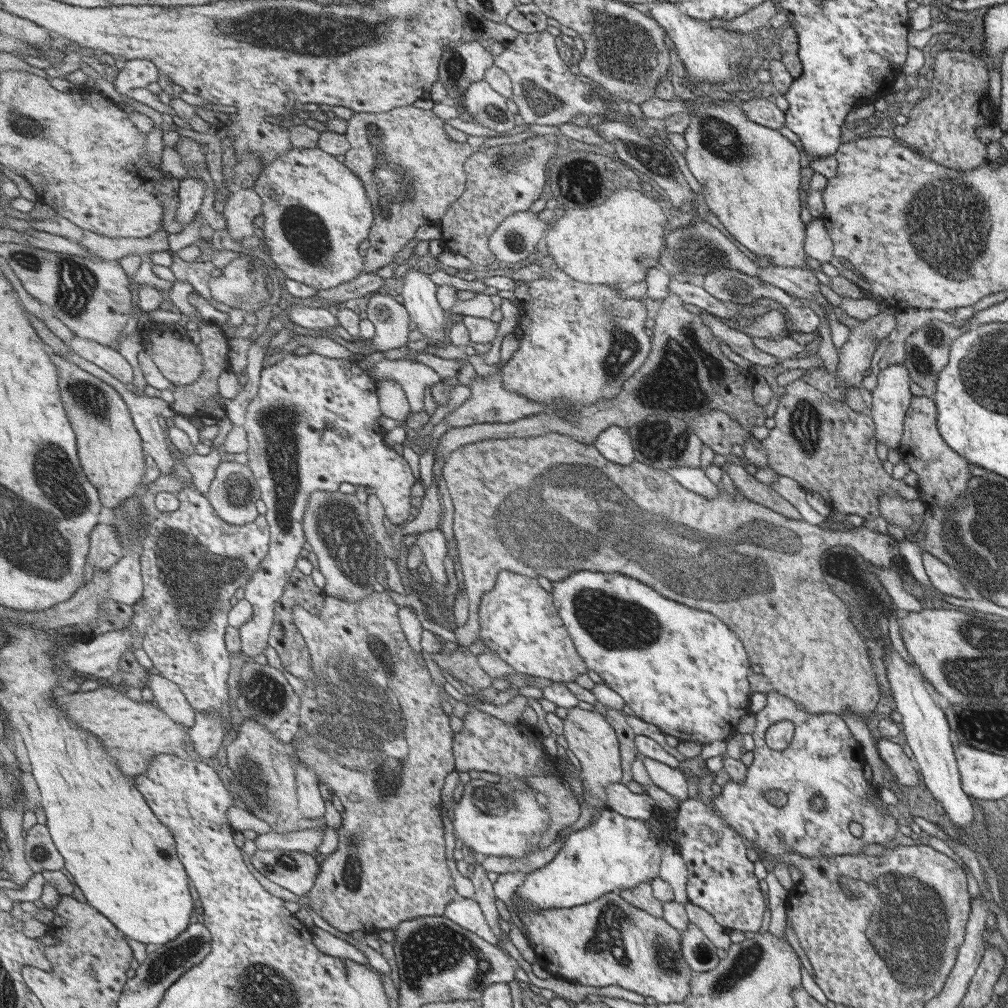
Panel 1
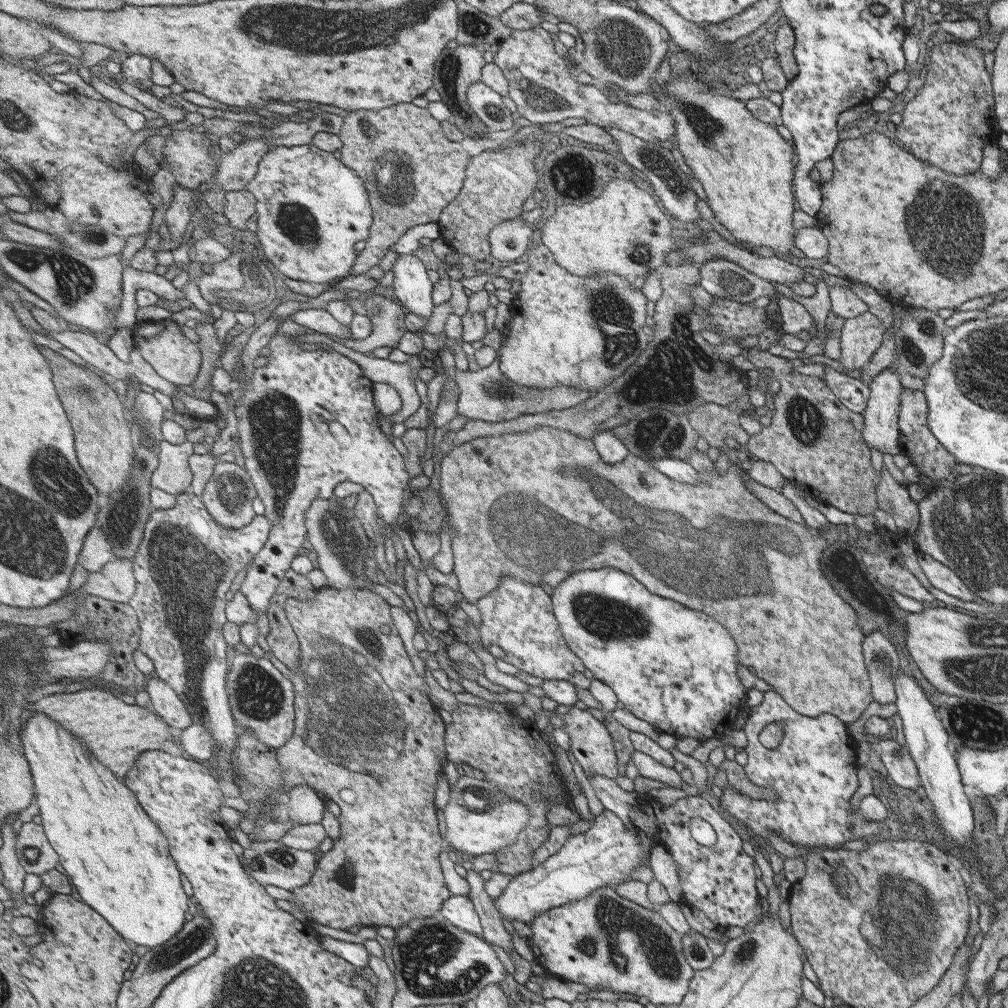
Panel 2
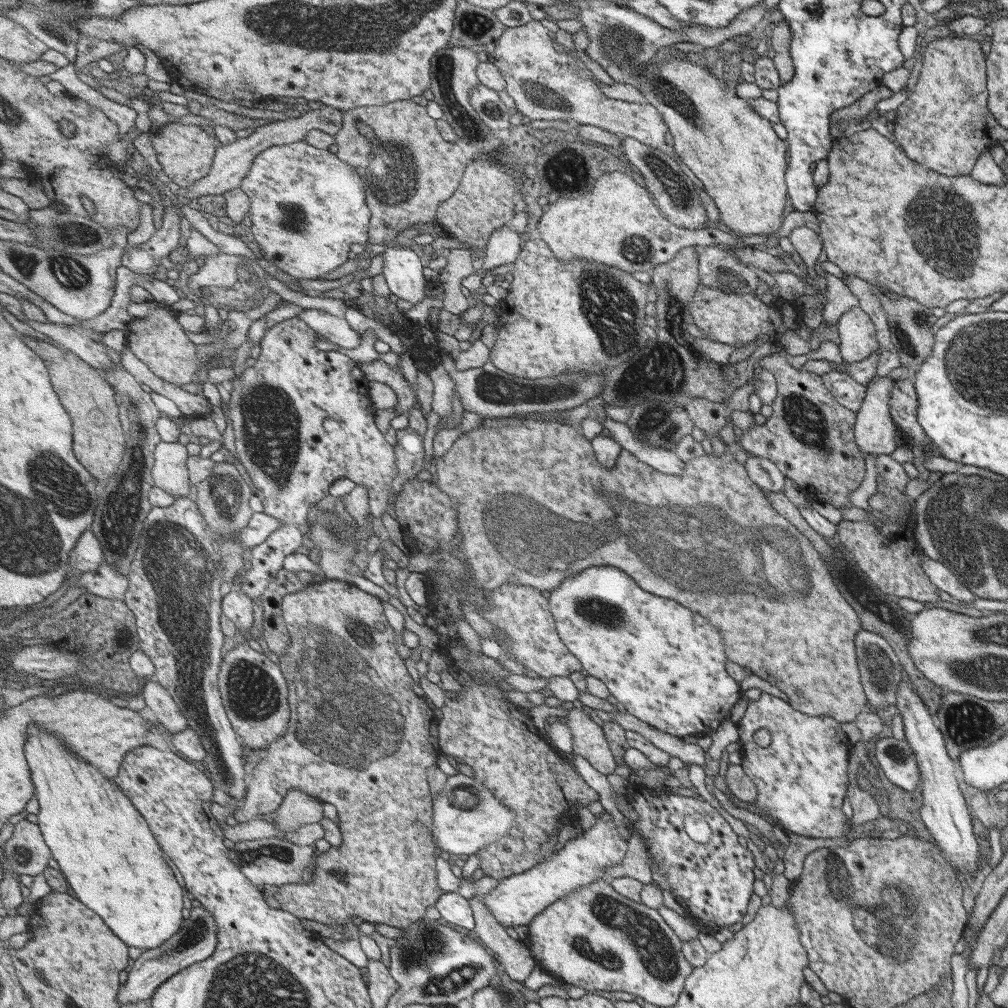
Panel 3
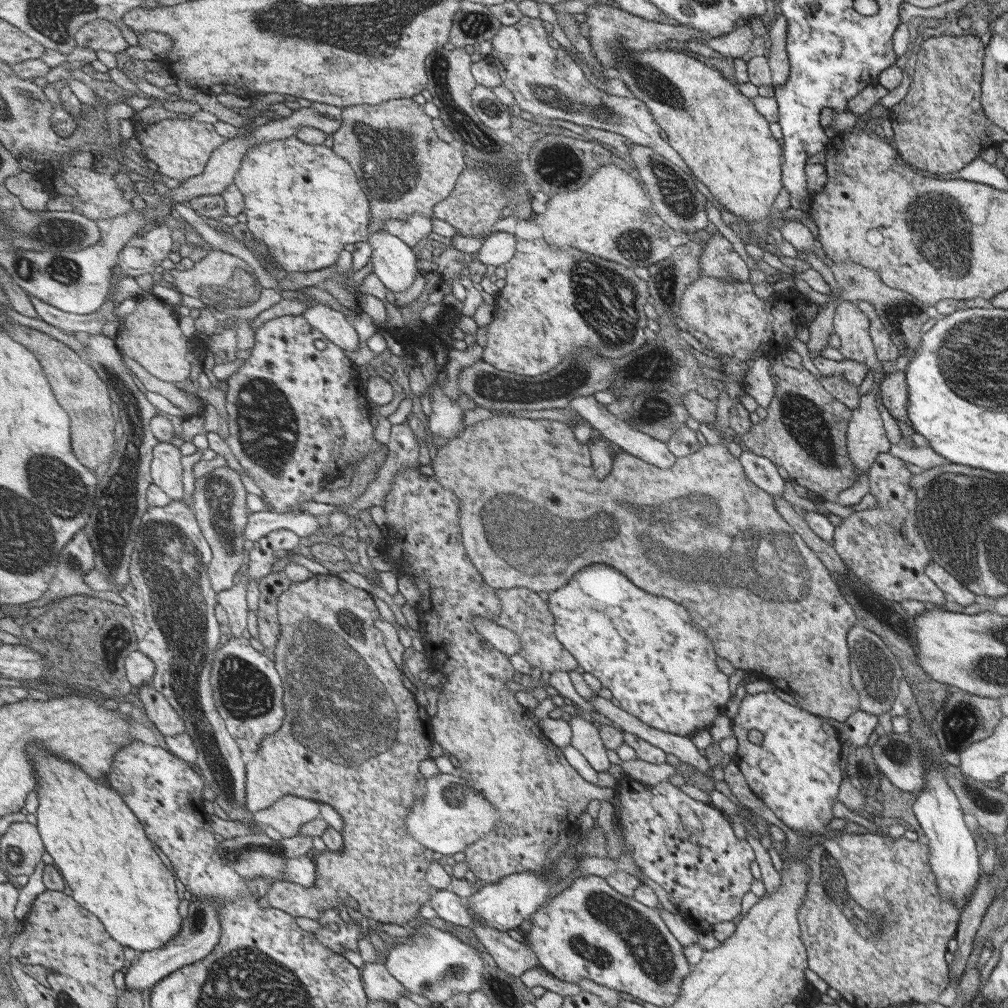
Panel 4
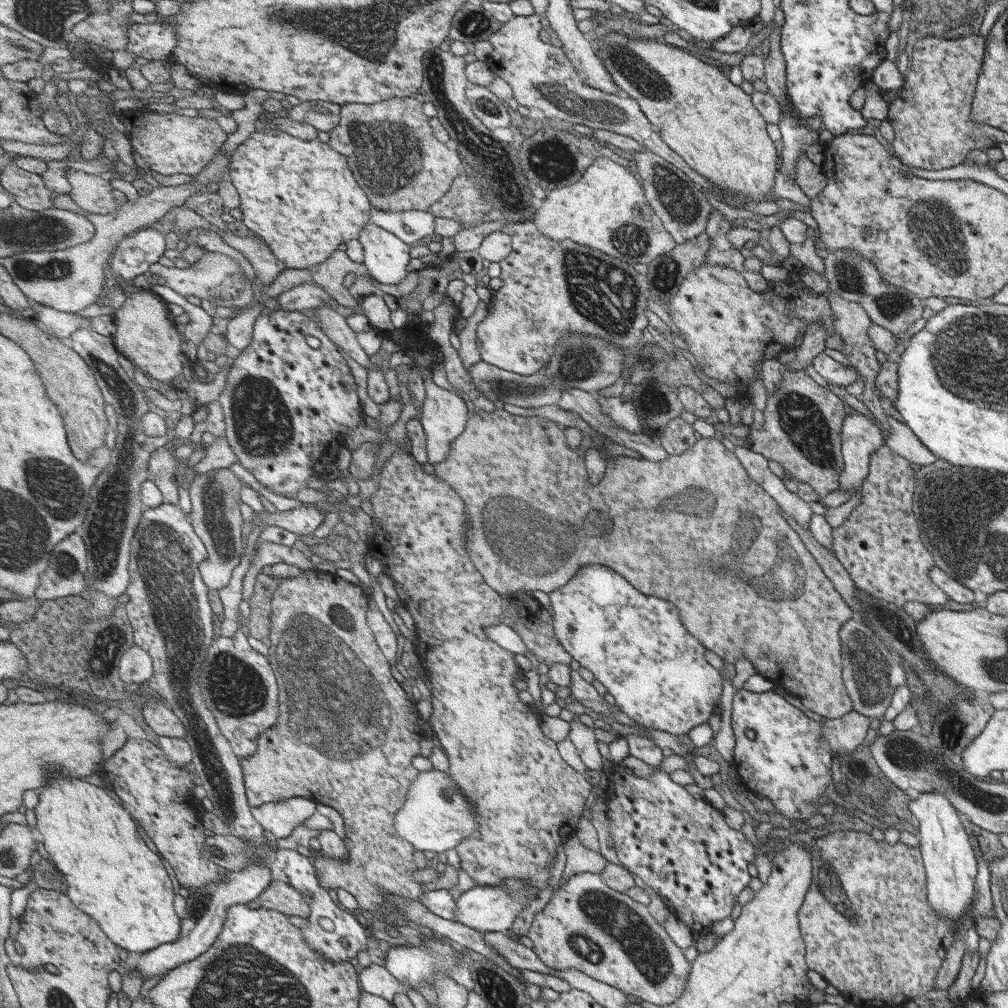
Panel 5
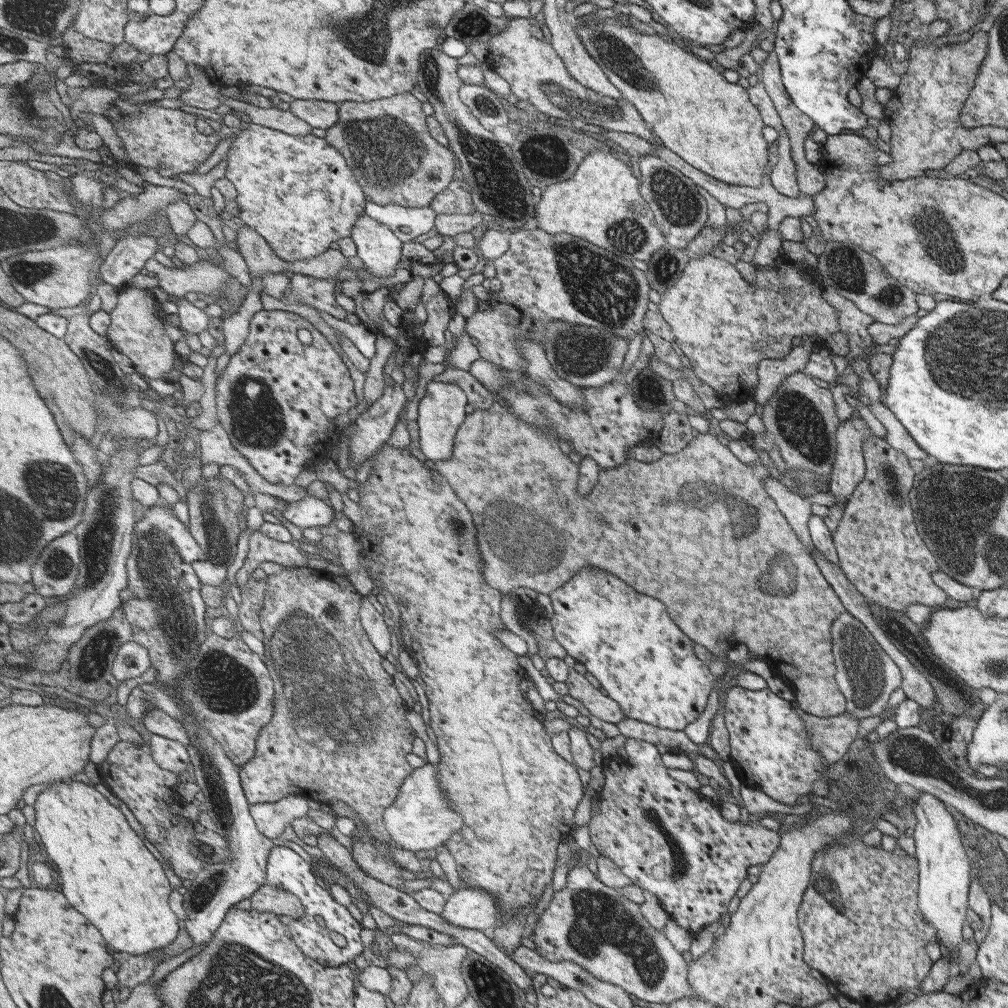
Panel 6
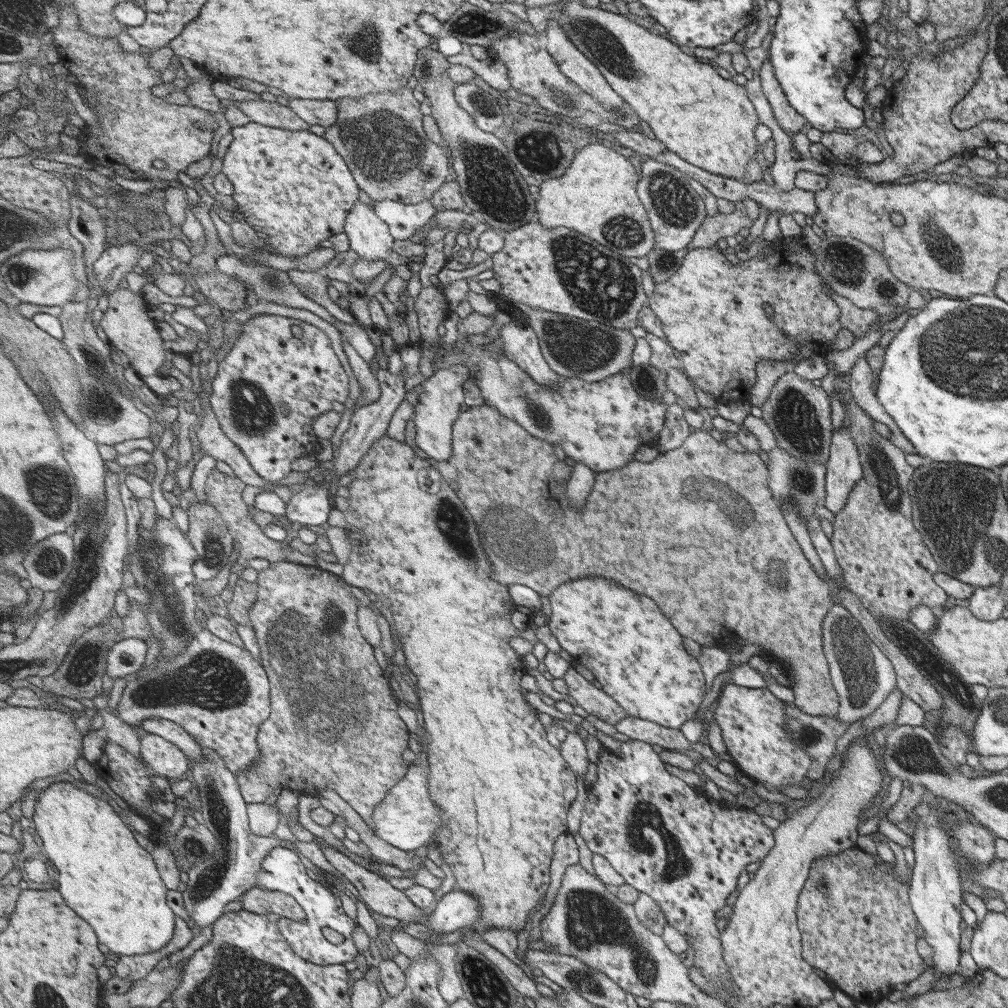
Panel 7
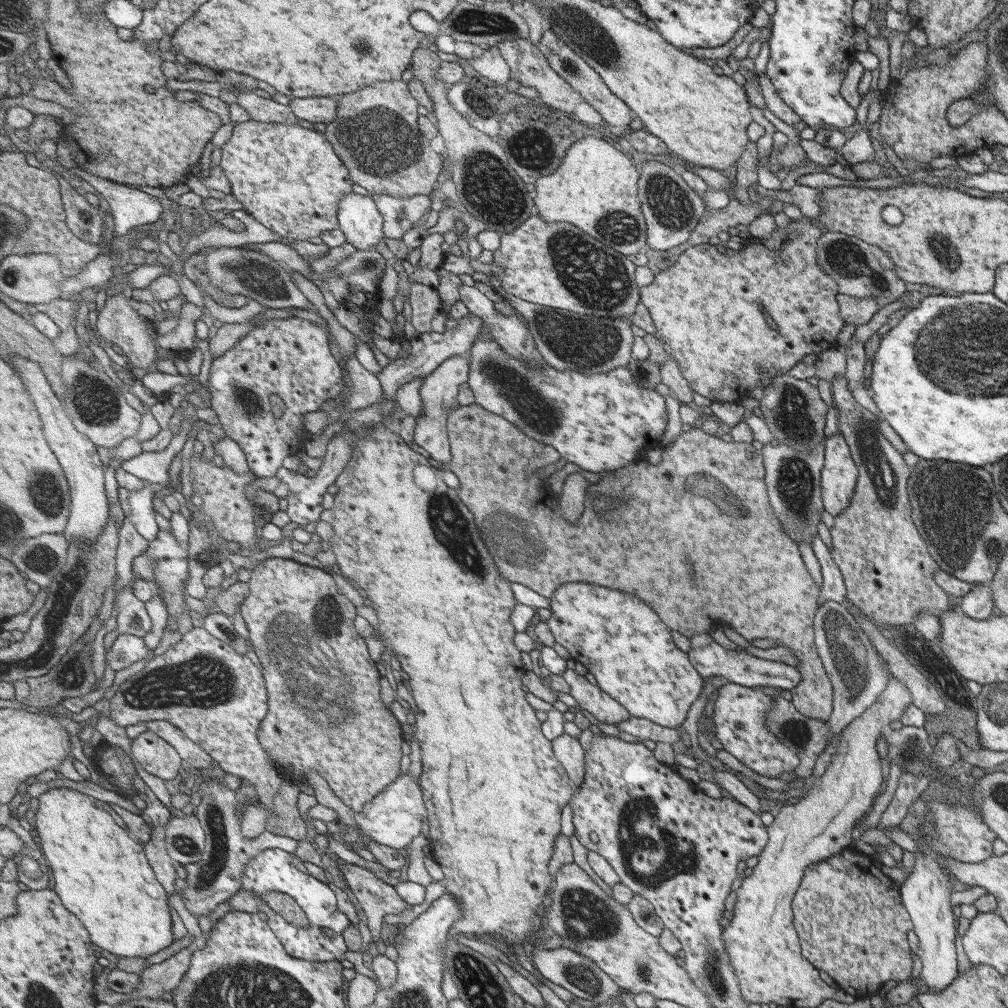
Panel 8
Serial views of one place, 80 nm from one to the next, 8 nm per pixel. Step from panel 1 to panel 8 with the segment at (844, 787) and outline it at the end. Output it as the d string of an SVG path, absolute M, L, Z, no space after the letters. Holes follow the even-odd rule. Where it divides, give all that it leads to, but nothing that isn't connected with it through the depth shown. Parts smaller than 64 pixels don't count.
M726 683L718 688L713 708L711 722L715 738L722 744L722 749L737 758L743 766L767 778L779 778L780 772L796 770L796 766L800 764L797 752L783 744L766 727L766 716L774 708L772 697L764 694L759 688L753 690L753 687Z

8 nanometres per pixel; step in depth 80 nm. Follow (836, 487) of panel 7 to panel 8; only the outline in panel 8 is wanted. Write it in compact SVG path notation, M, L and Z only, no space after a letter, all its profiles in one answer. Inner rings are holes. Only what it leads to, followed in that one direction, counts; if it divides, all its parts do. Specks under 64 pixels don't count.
M839 433L829 435L823 445L824 466L820 471L823 508L838 519L851 505L858 468L845 439Z

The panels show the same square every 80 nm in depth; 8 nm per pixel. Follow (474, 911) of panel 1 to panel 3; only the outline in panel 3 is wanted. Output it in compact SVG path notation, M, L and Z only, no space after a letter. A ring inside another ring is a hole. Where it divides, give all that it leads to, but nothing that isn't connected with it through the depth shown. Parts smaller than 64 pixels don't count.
M457 891L445 892L435 906L442 921L471 934L476 929L474 910L470 900Z

